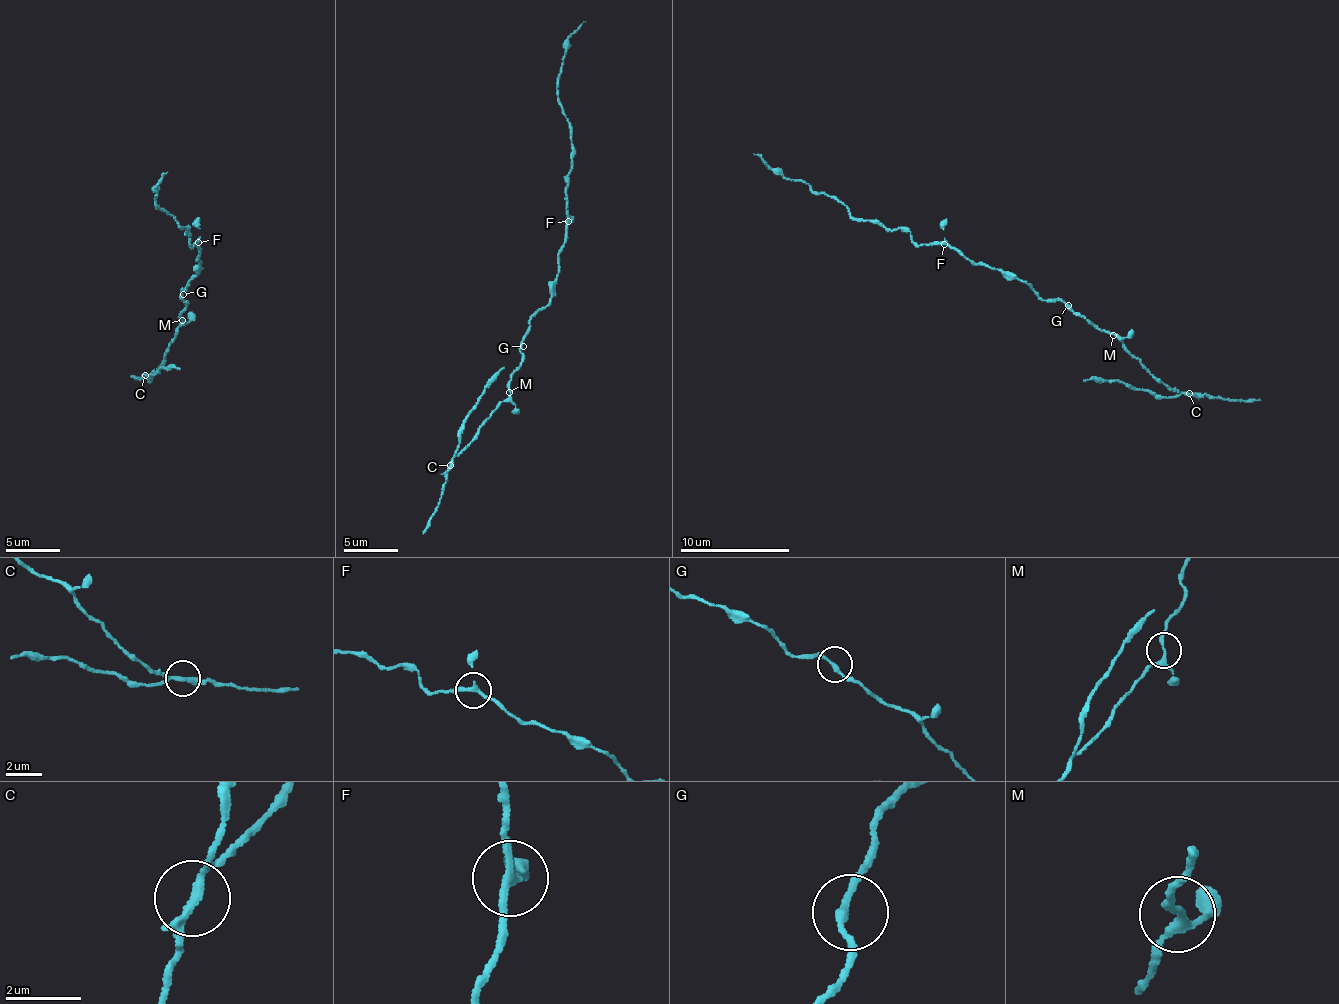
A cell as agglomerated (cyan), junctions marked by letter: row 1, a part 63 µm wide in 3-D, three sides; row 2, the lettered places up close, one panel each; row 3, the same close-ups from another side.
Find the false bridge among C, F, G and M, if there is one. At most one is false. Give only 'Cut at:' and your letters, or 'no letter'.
Cut at: C

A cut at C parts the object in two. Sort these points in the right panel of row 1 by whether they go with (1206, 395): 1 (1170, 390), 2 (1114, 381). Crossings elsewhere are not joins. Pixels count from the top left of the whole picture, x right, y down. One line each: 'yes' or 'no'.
1: no
2: yes

